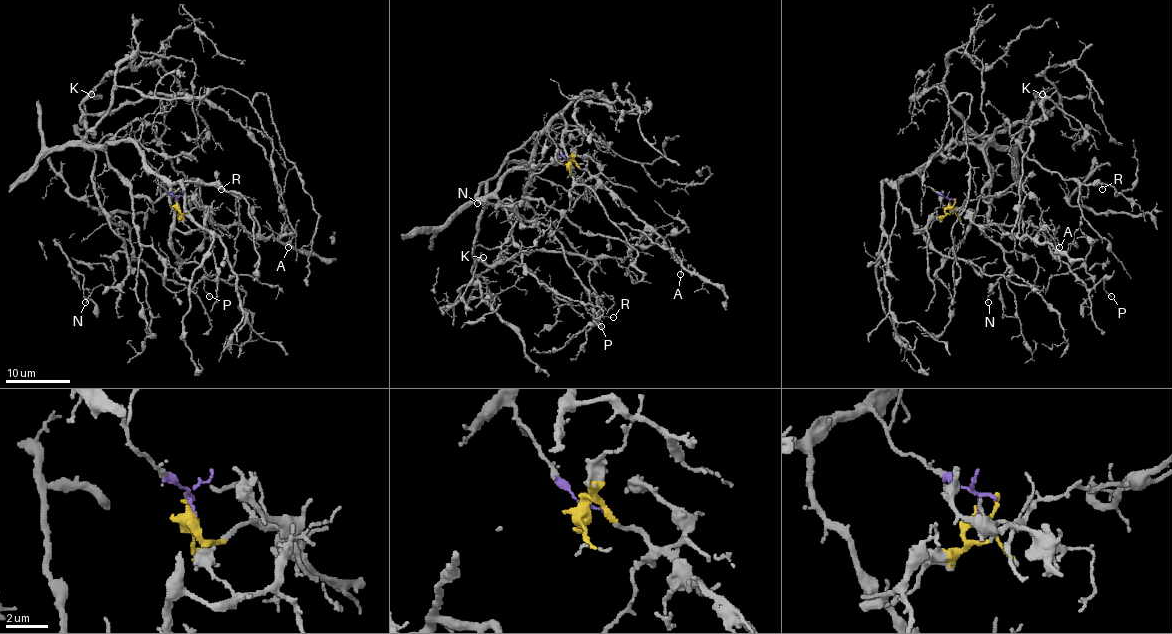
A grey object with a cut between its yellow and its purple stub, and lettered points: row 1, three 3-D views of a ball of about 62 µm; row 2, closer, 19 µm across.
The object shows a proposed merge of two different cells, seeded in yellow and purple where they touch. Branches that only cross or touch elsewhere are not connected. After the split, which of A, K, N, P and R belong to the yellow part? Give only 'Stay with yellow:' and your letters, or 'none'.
Stay with yellow: A

